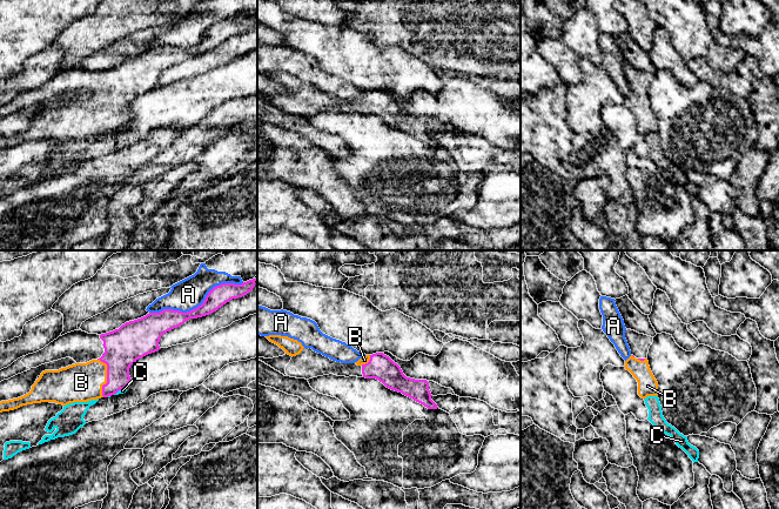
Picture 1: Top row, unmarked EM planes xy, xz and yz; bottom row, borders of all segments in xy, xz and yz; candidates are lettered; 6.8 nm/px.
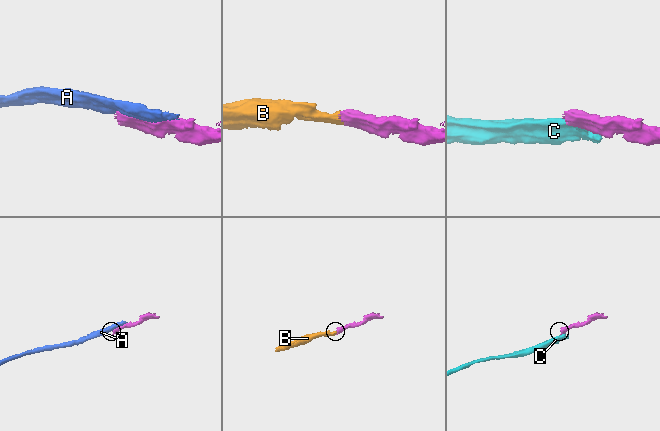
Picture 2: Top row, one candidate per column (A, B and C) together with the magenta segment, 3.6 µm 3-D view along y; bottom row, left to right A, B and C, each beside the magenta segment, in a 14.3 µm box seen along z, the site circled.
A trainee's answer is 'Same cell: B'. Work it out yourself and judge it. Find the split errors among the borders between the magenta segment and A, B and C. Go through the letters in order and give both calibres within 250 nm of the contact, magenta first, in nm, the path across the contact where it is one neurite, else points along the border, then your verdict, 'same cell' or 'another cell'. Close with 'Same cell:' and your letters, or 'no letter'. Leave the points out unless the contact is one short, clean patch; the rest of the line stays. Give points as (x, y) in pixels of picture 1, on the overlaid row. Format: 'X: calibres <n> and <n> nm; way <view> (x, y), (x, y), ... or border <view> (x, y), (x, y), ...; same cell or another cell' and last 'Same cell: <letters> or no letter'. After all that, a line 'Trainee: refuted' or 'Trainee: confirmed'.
A: calibres 140 and 220 nm; another cell
B: calibres 260 and 280 nm; way xy (122, 347), (107, 376), (81, 382); same cell
C: calibres 220 and 30 nm; border xy (125, 387), (113, 394); another cell
Same cell: B
Trainee: confirmed

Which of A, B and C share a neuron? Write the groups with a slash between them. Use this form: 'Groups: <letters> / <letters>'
Groups: A / B / C

